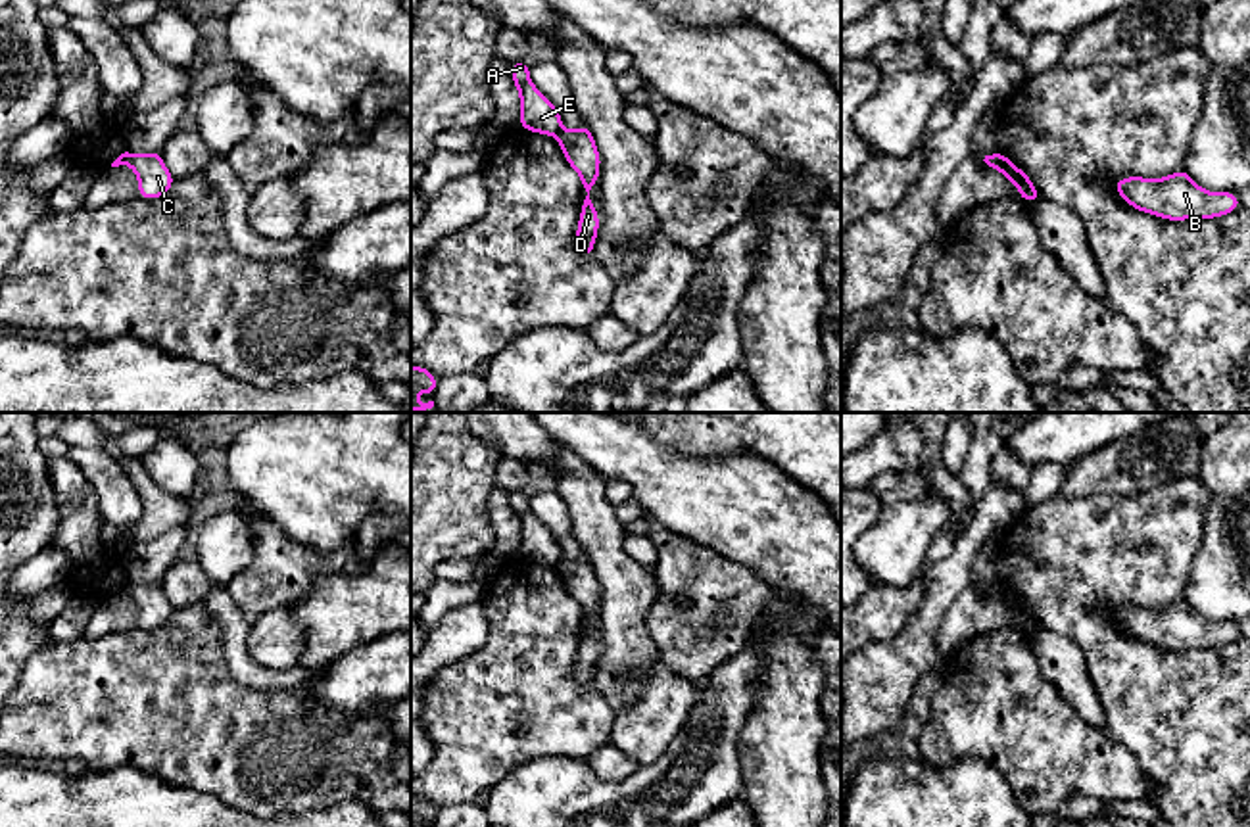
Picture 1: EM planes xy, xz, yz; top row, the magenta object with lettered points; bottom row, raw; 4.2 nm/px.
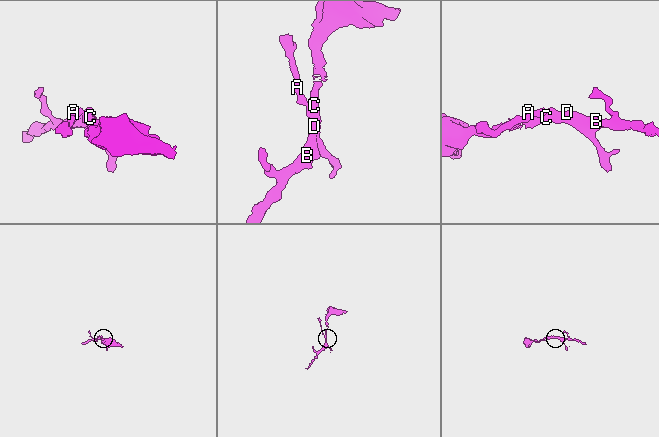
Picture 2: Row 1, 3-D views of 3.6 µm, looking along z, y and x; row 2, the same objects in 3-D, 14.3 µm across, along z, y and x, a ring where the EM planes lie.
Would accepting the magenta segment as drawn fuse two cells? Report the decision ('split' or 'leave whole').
split

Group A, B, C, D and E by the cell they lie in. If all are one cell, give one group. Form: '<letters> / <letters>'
A E / B C D

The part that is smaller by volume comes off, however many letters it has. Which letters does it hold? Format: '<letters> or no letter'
A, E

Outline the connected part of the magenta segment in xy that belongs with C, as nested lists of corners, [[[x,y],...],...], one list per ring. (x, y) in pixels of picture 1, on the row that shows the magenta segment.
[[[161,152],[150,154],[129,154],[127,165],[136,173],[138,178],[138,198],[156,200],[165,196],[175,177],[163,163]]]

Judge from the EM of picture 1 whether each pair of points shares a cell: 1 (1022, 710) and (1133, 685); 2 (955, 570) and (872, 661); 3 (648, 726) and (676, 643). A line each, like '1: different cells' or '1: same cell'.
1: different cells
2: same cell
3: different cells

